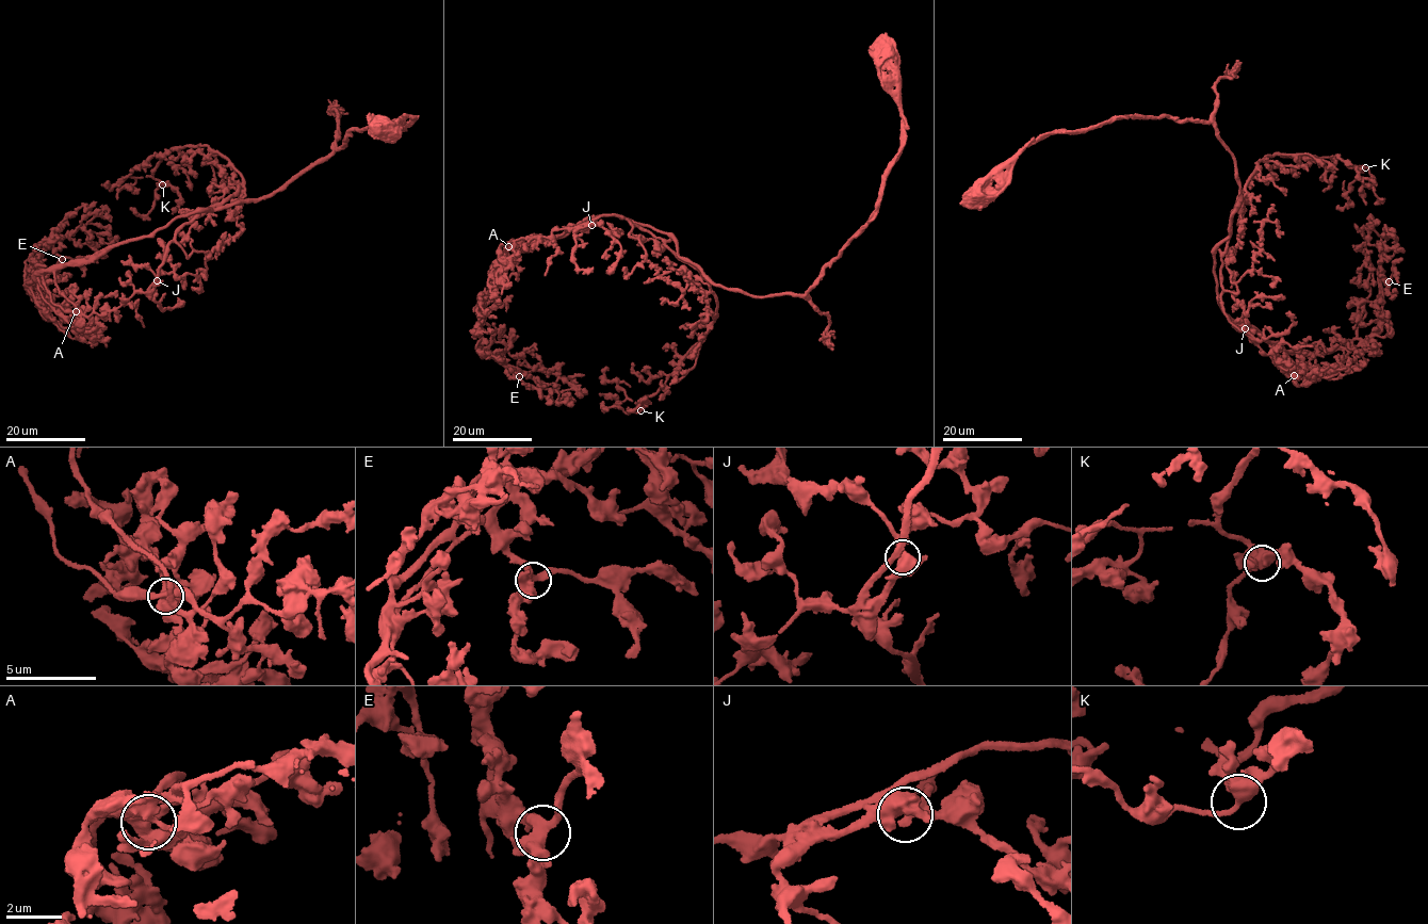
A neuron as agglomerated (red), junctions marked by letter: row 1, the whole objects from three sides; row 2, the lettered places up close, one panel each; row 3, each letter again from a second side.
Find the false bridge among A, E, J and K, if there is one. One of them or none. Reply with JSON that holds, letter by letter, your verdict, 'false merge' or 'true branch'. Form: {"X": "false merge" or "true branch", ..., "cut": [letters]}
{"A": "false merge", "E": "true branch", "J": "true branch", "K": "true branch", "cut": ["A"]}

